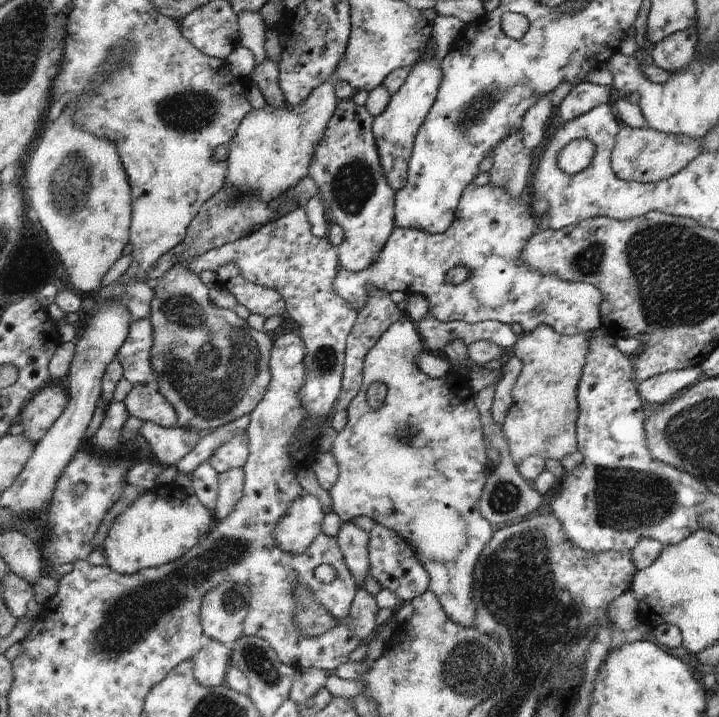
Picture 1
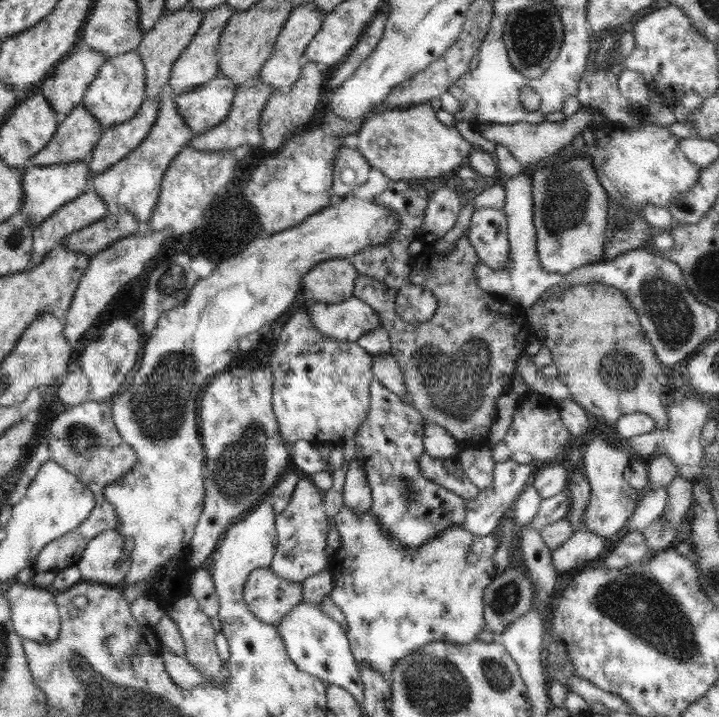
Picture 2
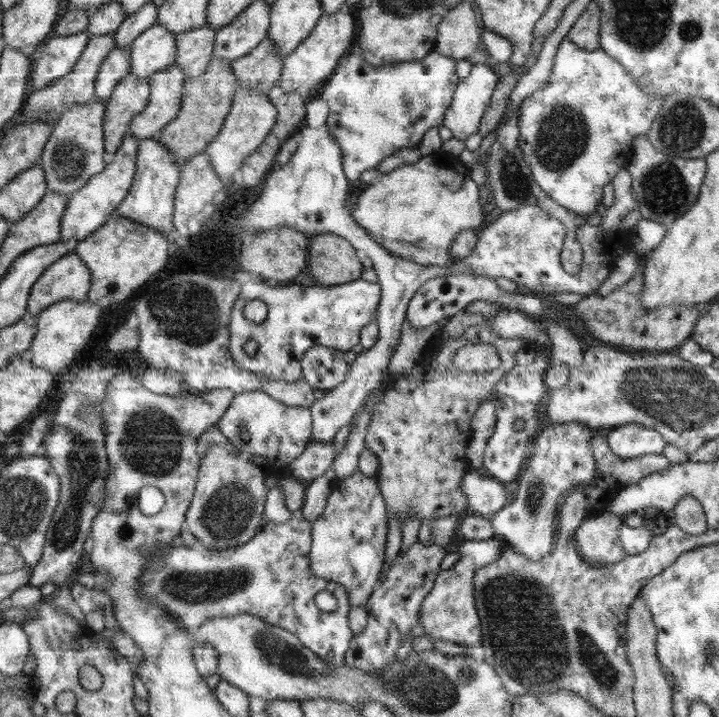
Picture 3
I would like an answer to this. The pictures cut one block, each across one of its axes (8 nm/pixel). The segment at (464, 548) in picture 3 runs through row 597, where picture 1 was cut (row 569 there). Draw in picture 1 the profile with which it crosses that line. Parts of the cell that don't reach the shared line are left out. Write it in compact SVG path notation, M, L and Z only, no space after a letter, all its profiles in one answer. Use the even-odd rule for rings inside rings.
M403 316L386 329L386 332L378 339L378 342L368 351L363 362L363 380L359 393L350 401L347 408L346 426L337 434L333 442L331 453L334 455L336 464L339 468L339 475L336 484L330 489L330 496L334 502L334 513L336 513L343 523L349 523L352 518L358 516L368 516L376 523L390 529L390 532L396 532L400 538L403 538L412 546L412 550L416 552L416 556L421 560L420 564L424 566L424 570L429 574L428 591L433 592L442 605L444 614L458 626L462 628L476 629L476 608L472 602L472 585L475 580L475 566L478 562L478 556L482 552L482 548L492 540L494 528L482 516L479 510L479 500L486 484L486 480L493 469L490 467L488 456L486 456L485 436L482 430L482 421L480 420L478 407L475 405L474 392L468 386L462 388L462 384L458 384L458 373L448 371L444 378L434 380L427 374L424 374L415 362L416 356L426 350L426 346L422 342L422 338L417 331L416 323ZM373 382L381 382L387 388L387 395L383 406L377 410L372 409L366 401L366 391Z

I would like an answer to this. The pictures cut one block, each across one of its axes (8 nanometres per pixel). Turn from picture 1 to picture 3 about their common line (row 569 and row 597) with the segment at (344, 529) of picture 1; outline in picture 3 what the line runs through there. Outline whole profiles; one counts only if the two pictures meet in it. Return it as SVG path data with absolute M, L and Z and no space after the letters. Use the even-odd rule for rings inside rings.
M359 470L336 480L324 512L312 523L310 568L318 578L341 584L350 606L365 606L379 582L388 533L386 503L377 479Z

